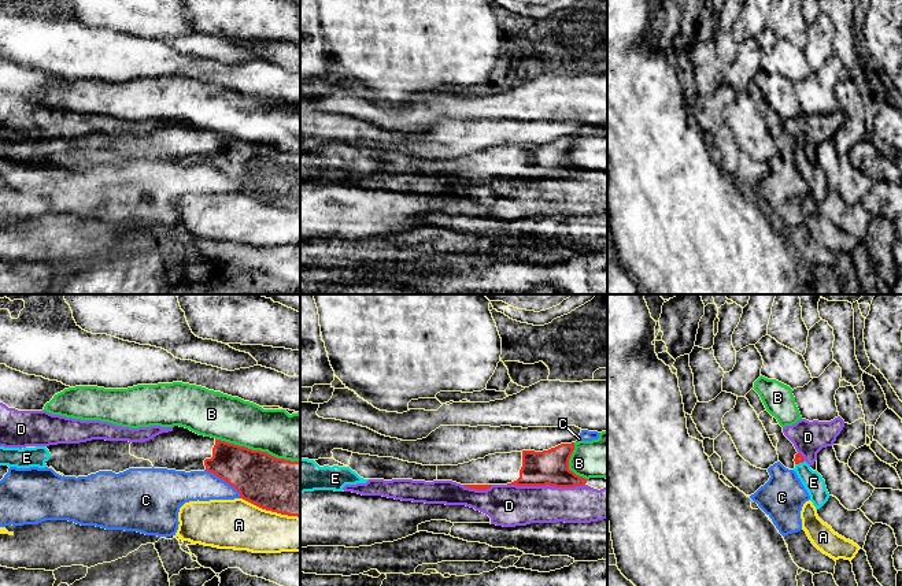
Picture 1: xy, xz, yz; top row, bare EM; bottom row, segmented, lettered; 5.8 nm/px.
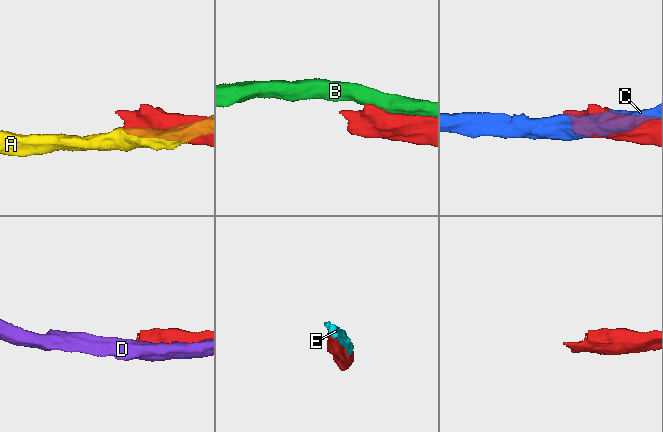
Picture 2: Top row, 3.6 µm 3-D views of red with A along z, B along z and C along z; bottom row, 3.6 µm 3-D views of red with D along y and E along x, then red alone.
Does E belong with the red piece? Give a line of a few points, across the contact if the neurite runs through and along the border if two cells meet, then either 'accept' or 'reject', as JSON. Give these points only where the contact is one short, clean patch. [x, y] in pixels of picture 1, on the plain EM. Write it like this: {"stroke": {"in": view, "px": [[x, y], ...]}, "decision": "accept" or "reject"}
{"stroke": {"in": "yz", "px": [[798, 152], [799, 155], [802, 163], [813, 175]]}, "decision": "accept"}

